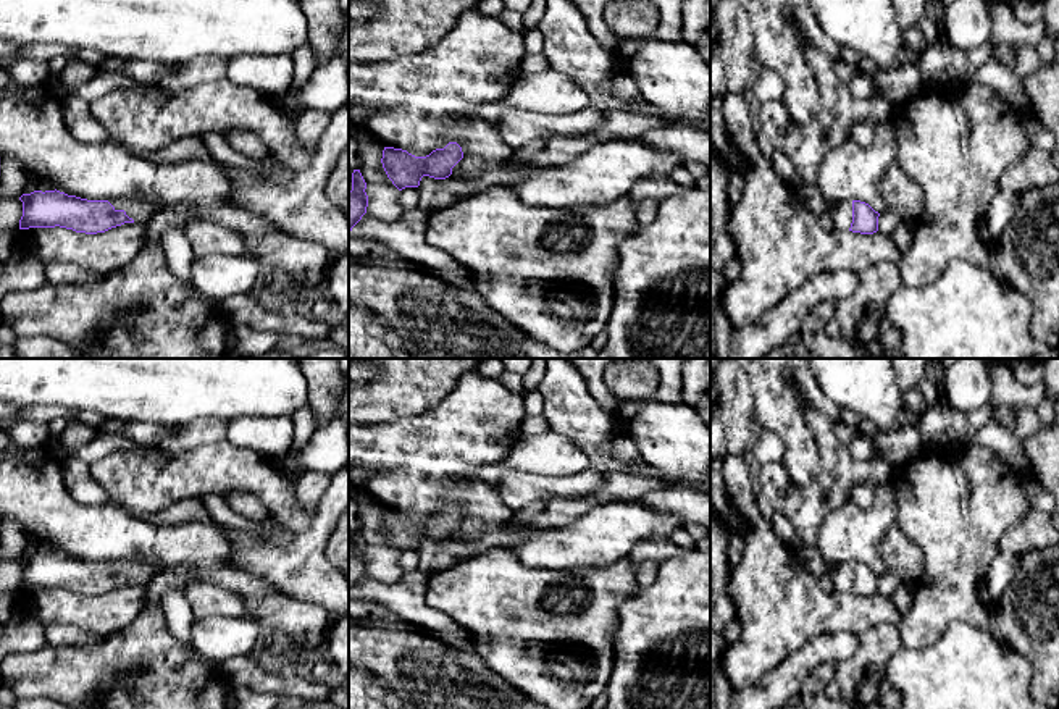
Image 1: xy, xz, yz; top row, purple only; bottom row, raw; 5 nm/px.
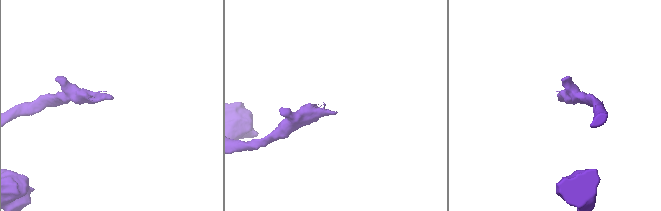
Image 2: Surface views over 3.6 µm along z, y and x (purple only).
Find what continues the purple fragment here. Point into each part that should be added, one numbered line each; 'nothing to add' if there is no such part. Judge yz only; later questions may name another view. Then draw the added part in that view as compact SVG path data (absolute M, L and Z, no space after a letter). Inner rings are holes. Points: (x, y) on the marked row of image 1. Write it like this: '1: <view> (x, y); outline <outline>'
1: yz (811, 196); outline M796 184L794 191L814 215L822 216L830 210L833 213L835 228L841 231L848 231L851 228L852 200L827 200L817 186Z

